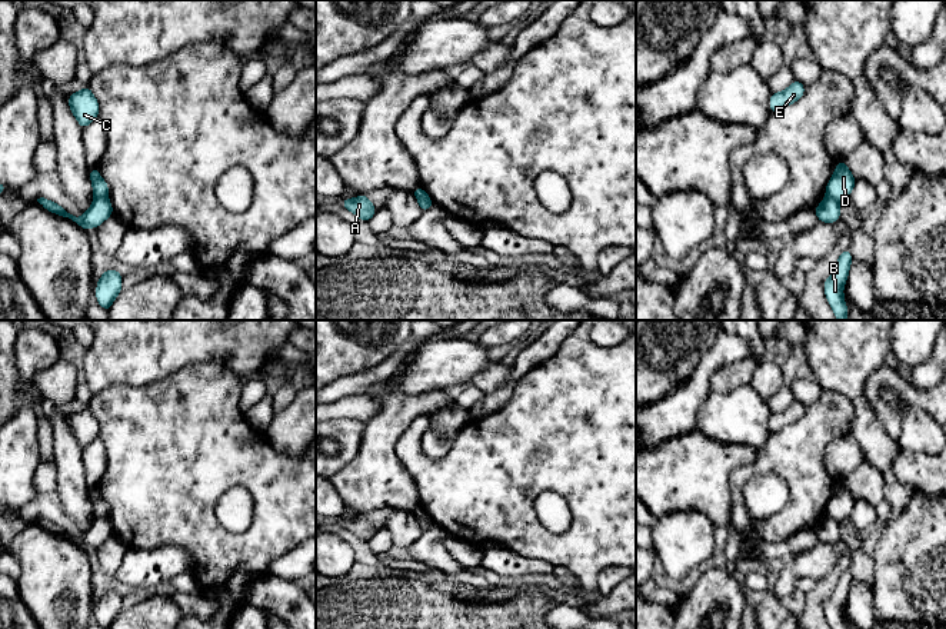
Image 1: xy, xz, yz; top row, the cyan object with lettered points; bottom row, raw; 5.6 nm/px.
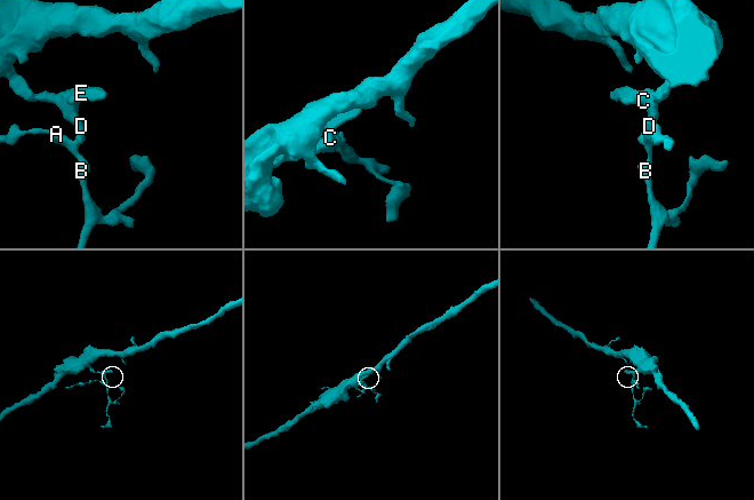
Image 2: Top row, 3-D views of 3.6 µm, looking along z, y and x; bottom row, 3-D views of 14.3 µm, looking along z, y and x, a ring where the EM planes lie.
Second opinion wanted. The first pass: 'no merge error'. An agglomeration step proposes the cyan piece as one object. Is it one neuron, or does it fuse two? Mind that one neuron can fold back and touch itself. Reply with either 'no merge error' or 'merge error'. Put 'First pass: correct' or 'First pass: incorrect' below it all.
merge error
First pass: incorrect

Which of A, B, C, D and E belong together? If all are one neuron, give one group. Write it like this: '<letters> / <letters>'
A B / C D E

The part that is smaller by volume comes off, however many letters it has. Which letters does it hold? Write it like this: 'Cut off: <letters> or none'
Cut off: A, B

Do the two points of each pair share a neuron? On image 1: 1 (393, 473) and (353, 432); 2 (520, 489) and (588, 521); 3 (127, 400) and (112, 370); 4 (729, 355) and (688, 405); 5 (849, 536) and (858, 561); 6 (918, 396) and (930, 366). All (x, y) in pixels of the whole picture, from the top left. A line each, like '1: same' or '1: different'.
1: different
2: same
3: different
4: same
5: same
6: different

